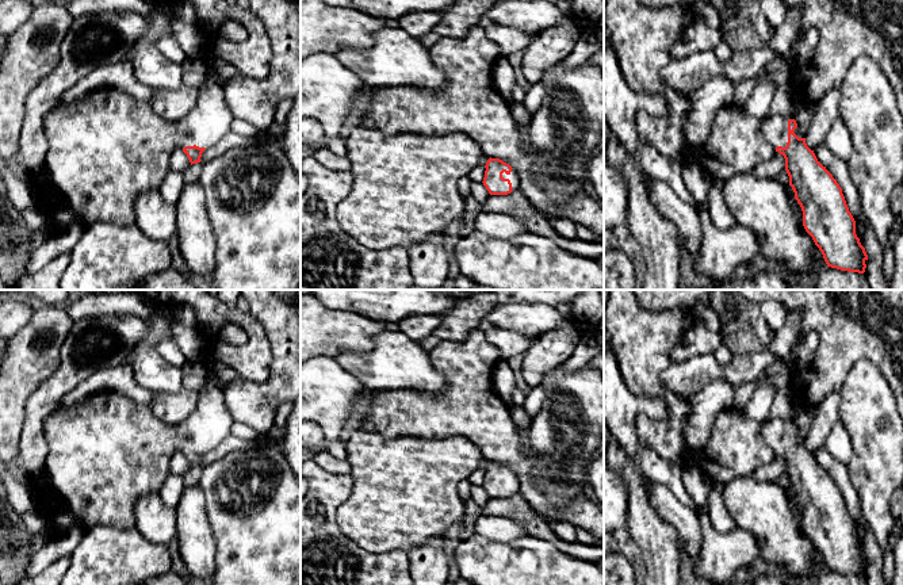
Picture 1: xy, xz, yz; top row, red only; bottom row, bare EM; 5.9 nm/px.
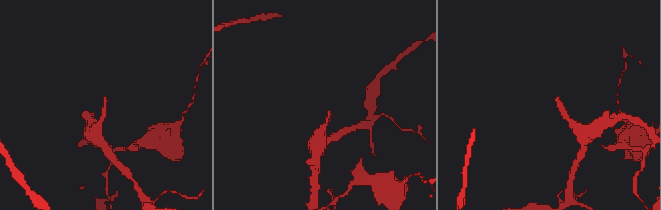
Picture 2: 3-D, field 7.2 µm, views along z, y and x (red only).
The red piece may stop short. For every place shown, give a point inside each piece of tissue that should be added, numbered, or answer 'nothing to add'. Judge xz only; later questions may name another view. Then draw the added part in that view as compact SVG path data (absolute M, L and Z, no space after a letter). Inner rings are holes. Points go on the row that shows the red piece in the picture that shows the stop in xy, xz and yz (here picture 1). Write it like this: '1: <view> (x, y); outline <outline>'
1: xz (515, 175); outline M512 168L512 172L509 175L506 175L505 172L502 173L504 179L509 179L512 183L512 190L519 190L520 188L520 181L521 181L521 173L519 171L516 171L514 168Z

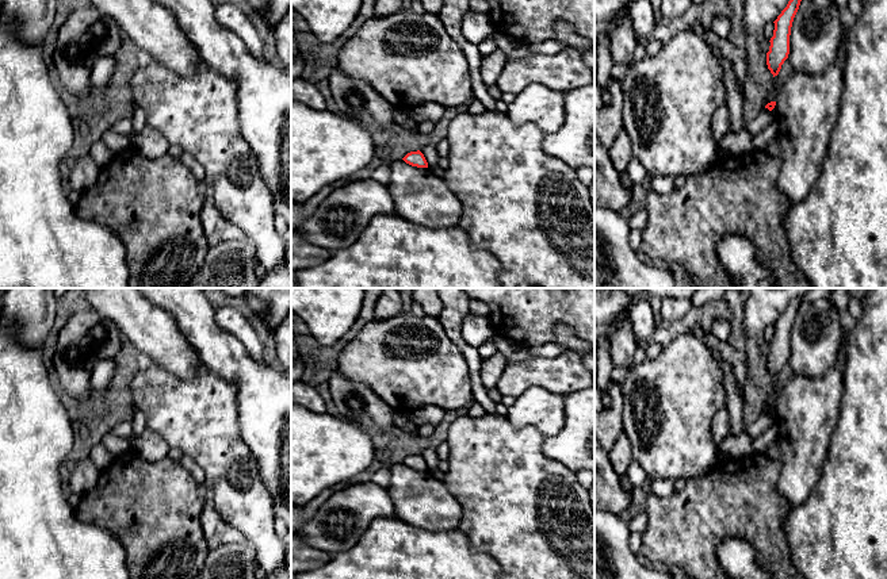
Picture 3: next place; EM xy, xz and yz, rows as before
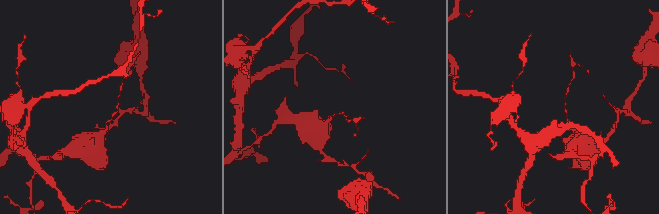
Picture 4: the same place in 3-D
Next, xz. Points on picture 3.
nothing to add

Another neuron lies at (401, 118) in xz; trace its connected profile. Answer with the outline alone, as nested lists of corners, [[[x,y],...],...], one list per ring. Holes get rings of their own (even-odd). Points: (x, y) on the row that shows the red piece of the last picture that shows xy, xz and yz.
[[[394,108],[393,111],[394,126],[406,131],[417,134],[417,123],[412,119],[409,110]]]

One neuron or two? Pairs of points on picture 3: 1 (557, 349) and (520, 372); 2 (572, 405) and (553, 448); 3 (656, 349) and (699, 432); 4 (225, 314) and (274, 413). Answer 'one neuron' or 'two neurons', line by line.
1: two neurons
2: one neuron
3: two neurons
4: two neurons

